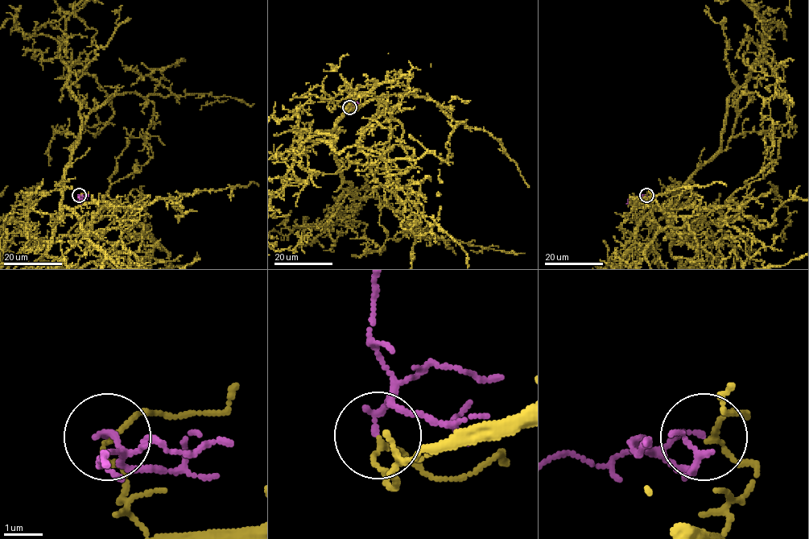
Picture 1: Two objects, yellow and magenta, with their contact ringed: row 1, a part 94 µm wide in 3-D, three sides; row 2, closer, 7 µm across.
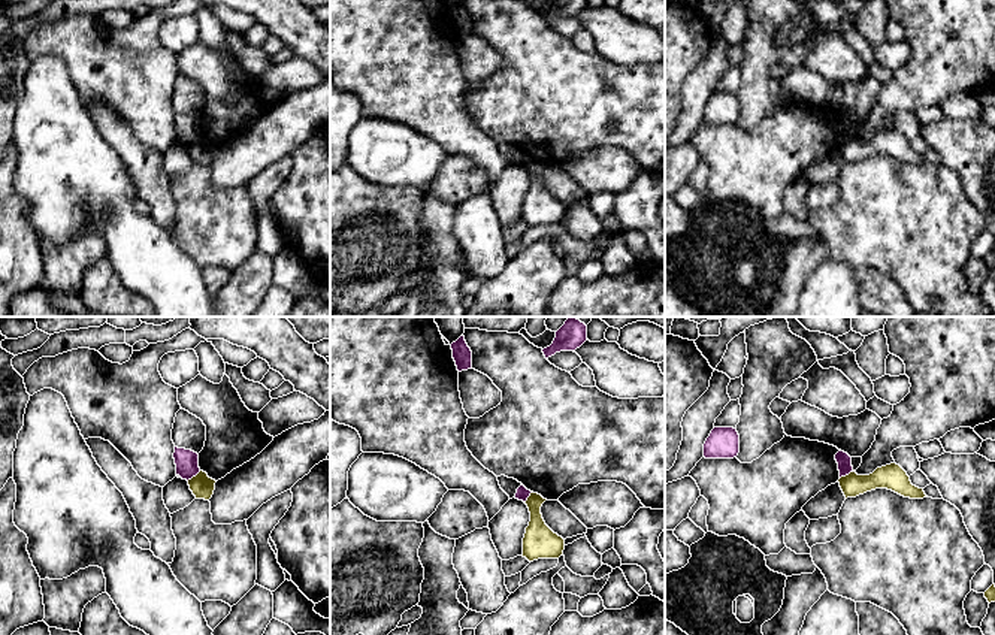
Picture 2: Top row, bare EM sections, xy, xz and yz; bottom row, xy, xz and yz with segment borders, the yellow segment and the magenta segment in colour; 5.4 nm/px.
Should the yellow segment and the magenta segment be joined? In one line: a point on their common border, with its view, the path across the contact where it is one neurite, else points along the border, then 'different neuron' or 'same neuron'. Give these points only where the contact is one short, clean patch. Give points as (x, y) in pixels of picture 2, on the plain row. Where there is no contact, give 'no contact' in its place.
xy (193, 142) | along xy (200, 136), (187, 145) | different neuron

